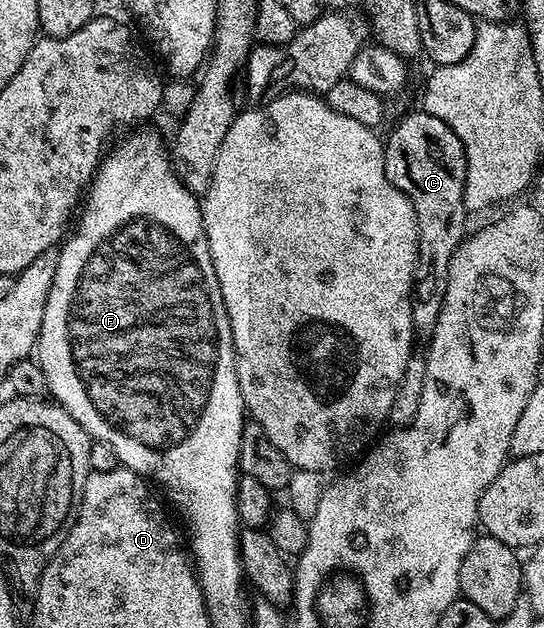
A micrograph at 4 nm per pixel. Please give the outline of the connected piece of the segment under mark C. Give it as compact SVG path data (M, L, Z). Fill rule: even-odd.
M417 111L408 113L392 129L392 134L384 141L384 174L386 179L398 191L402 191L410 199L414 207L414 215L418 223L418 251L416 252L416 273L412 277L412 298L410 299L410 315L412 328L417 334L430 335L438 323L438 315L442 311L442 299L446 299L446 283L448 267L452 253L466 236L464 229L464 180L466 179L466 155L458 135L442 123L434 115Z

